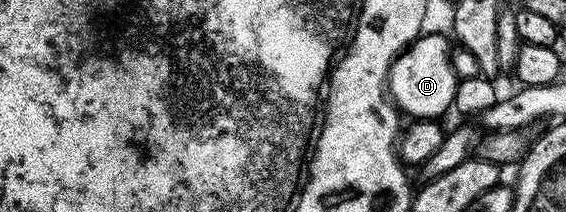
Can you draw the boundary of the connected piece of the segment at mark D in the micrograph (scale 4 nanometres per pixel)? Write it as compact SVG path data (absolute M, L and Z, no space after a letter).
M423 33L414 39L401 54L395 58L390 66L390 76L388 79L388 94L392 99L393 105L397 107L403 115L411 114L409 117L414 120L434 120L447 109L454 105L454 93L460 81L454 73L451 62L452 46L446 43L446 38L442 34Z

